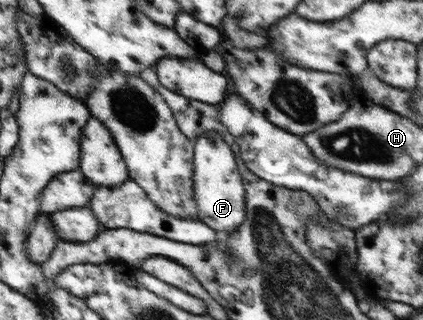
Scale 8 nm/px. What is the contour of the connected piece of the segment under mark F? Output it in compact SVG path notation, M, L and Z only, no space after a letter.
M204 132L195 140L193 168L192 182L194 185L192 185L192 196L194 196L197 205L198 220L216 231L234 231L246 219L245 189L242 176L238 171L235 154L218 132Z

